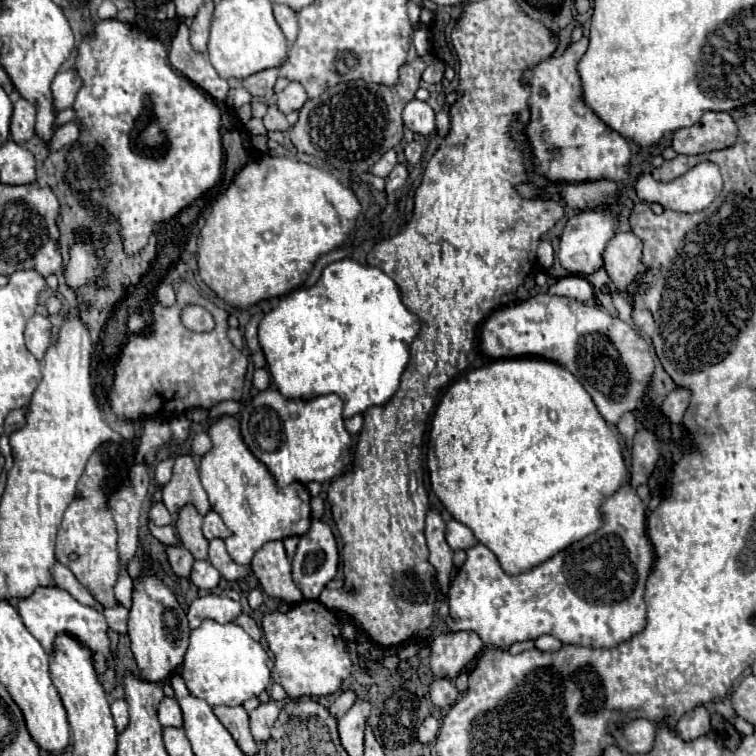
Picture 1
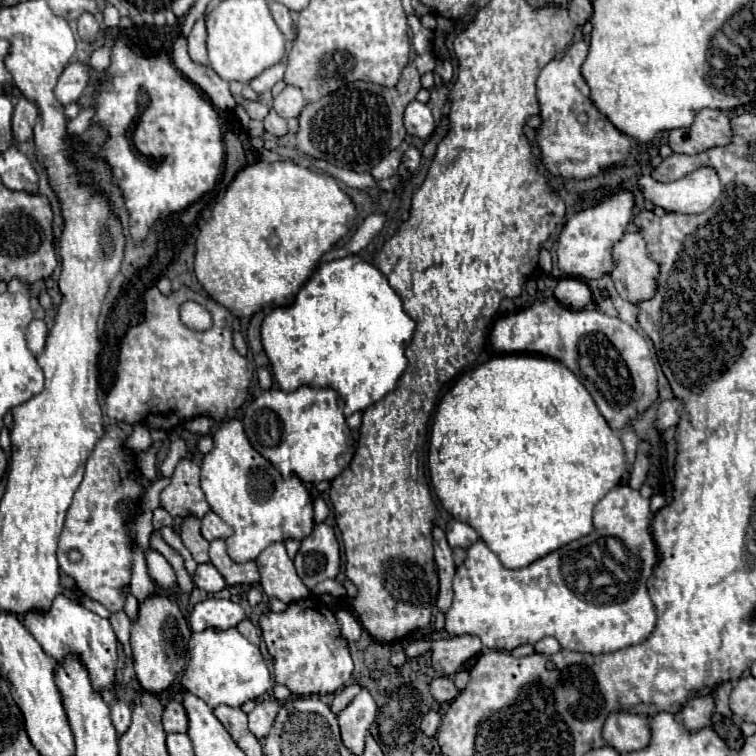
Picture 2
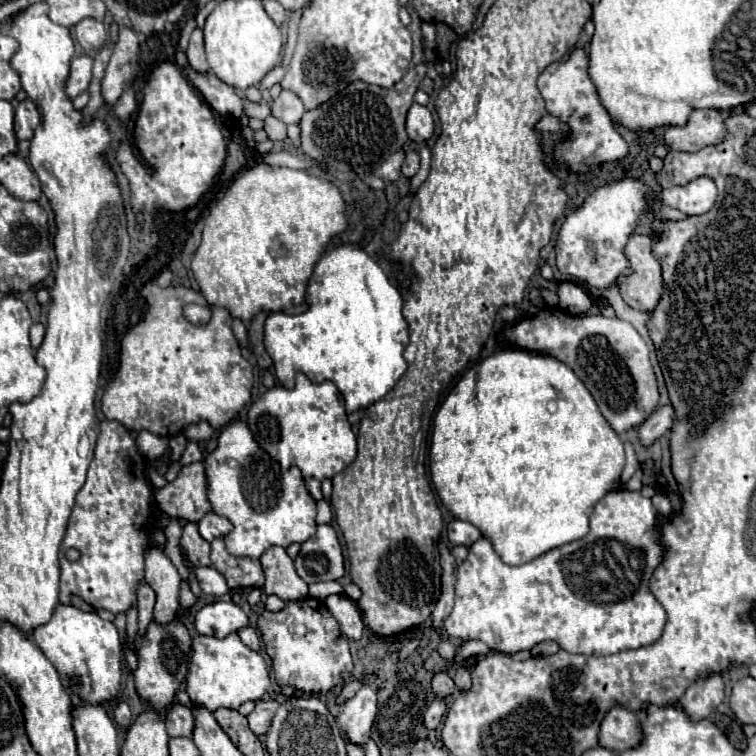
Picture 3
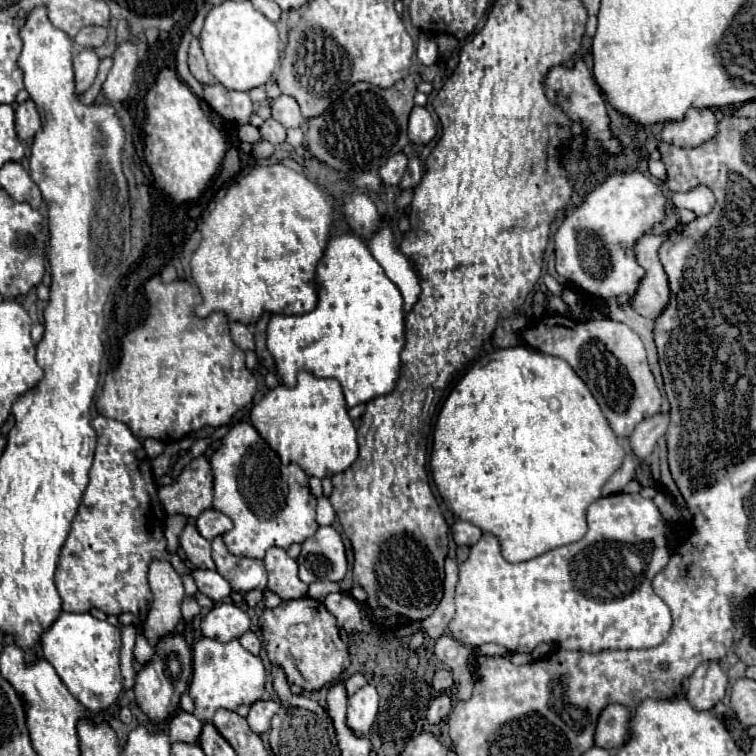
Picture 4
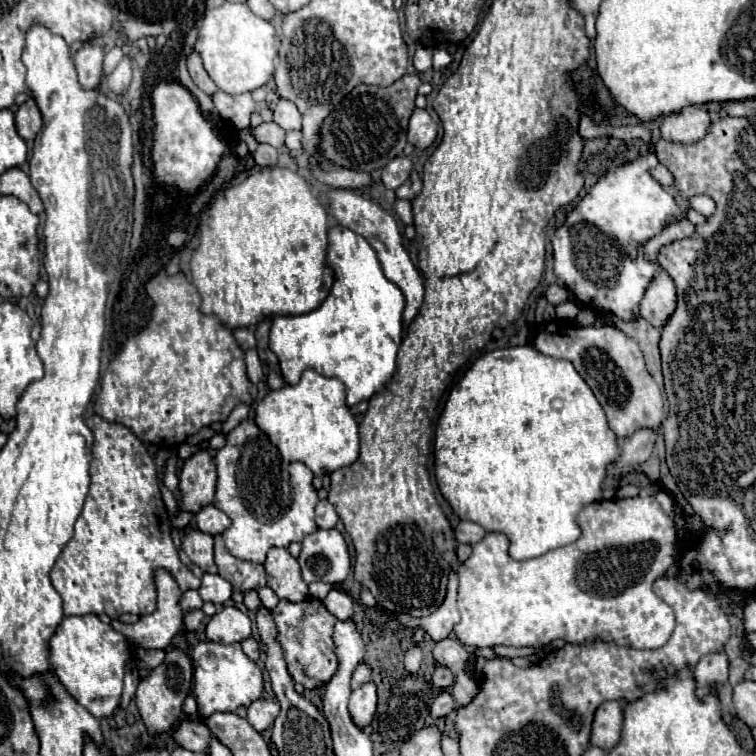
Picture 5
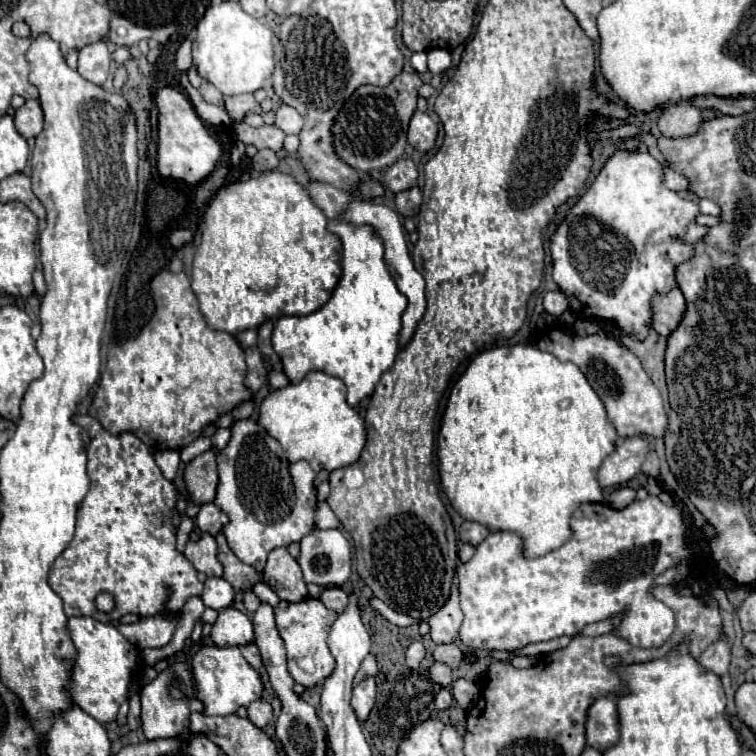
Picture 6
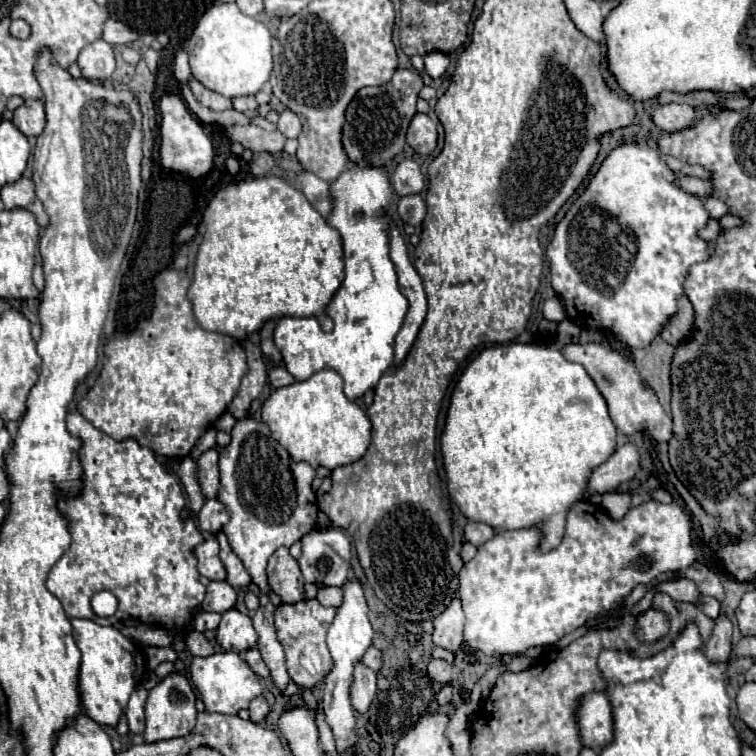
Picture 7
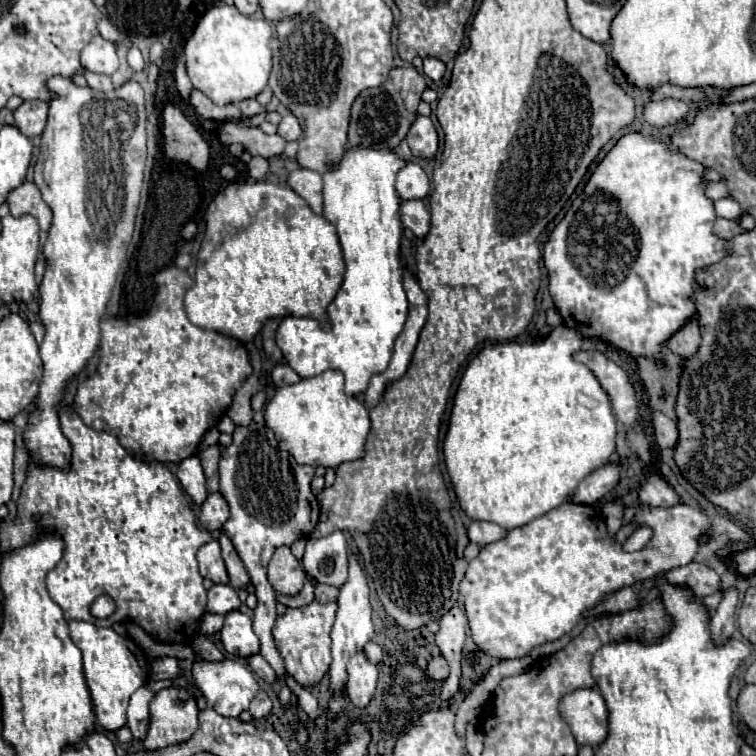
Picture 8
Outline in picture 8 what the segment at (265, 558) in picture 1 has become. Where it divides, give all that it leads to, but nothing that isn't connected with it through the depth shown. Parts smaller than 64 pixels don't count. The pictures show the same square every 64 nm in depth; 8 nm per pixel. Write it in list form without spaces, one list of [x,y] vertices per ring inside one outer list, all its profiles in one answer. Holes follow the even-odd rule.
[[[282,546],[274,552],[268,564],[268,580],[278,594],[296,596],[302,590],[306,574],[288,546]]]

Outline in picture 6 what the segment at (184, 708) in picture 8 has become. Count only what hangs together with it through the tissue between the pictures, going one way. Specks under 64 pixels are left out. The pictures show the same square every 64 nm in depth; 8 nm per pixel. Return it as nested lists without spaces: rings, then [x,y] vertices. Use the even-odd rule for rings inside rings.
[[[170,660],[168,668],[158,672],[158,676],[140,690],[140,704],[142,704],[140,718],[146,738],[156,740],[156,738],[182,736],[188,730],[188,716],[190,716],[188,702],[192,698],[194,698],[194,682],[190,668],[184,662]]]

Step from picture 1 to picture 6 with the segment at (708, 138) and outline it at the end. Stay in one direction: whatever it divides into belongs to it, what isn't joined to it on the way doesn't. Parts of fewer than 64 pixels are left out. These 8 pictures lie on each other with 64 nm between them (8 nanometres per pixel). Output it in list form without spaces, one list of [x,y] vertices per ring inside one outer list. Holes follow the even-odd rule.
[[[680,102],[662,110],[658,118],[658,128],[666,138],[684,138],[698,134],[702,122],[704,118],[700,108],[688,102]]]

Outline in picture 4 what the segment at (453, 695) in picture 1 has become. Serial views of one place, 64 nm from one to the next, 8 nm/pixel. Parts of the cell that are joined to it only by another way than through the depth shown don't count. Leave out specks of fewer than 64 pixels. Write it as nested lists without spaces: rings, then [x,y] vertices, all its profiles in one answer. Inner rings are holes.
[[[438,670],[438,672],[434,674],[432,686],[434,686],[434,690],[438,690],[438,692],[448,692],[448,690],[454,686],[452,674],[450,674],[448,670]]]

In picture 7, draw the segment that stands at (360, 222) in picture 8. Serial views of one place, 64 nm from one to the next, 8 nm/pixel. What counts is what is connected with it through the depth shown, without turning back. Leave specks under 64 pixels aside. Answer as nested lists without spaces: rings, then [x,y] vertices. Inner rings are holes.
[[[360,162],[330,186],[334,210],[328,216],[328,224],[342,236],[346,264],[344,282],[326,306],[326,316],[332,318],[334,328],[324,332],[314,316],[306,320],[286,316],[278,320],[274,344],[282,352],[286,370],[296,380],[306,380],[314,372],[330,368],[344,378],[344,392],[354,402],[372,390],[394,362],[394,338],[408,312],[408,300],[398,288],[398,276],[388,256],[386,208],[392,200],[392,188],[386,166]],[[358,212],[362,212],[362,218],[356,218]]]

